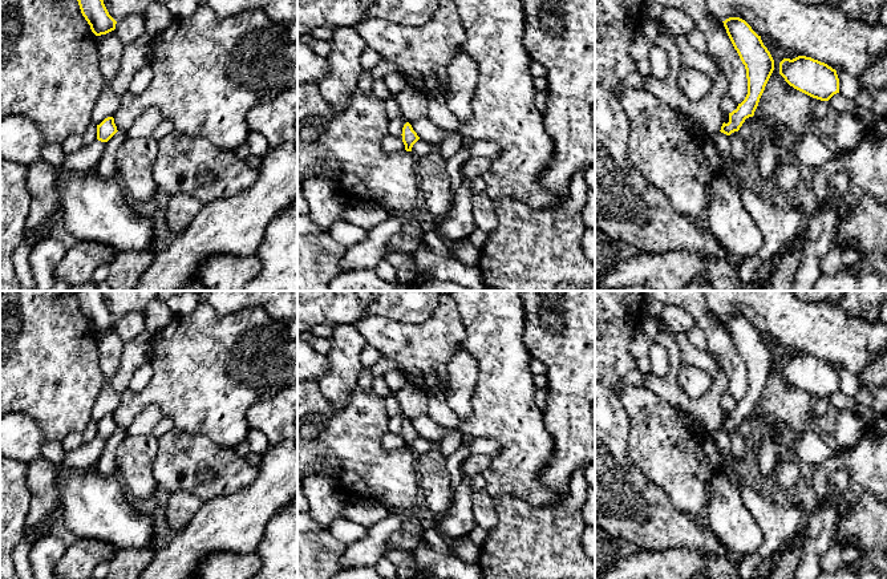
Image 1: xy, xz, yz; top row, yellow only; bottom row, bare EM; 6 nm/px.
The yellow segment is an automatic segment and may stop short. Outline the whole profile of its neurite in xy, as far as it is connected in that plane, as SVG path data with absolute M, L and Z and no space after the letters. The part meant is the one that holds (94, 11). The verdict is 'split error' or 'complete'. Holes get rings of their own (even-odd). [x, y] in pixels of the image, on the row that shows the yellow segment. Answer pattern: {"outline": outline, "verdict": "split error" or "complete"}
{"outline": "M77 0L81 13L96 36L106 35L116 29L117 21L109 15L104 0Z", "verdict": "complete"}

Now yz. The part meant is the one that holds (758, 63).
{"outline": "M740 17L724 23L726 33L746 69L748 94L737 109L729 113L729 122L722 124L721 133L738 131L746 118L753 117L765 86L774 70L774 60L752 27Z", "verdict": "complete"}

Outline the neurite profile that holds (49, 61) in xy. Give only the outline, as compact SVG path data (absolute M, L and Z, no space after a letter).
M0 0L0 121L8 116L24 116L40 127L46 143L61 145L70 134L82 135L92 124L93 108L105 84L100 61L97 36L82 16L77 0Z

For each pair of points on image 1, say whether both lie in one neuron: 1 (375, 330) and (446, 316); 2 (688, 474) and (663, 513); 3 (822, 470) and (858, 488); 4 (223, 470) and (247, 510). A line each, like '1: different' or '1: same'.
1: same
2: different
3: same
4: different

